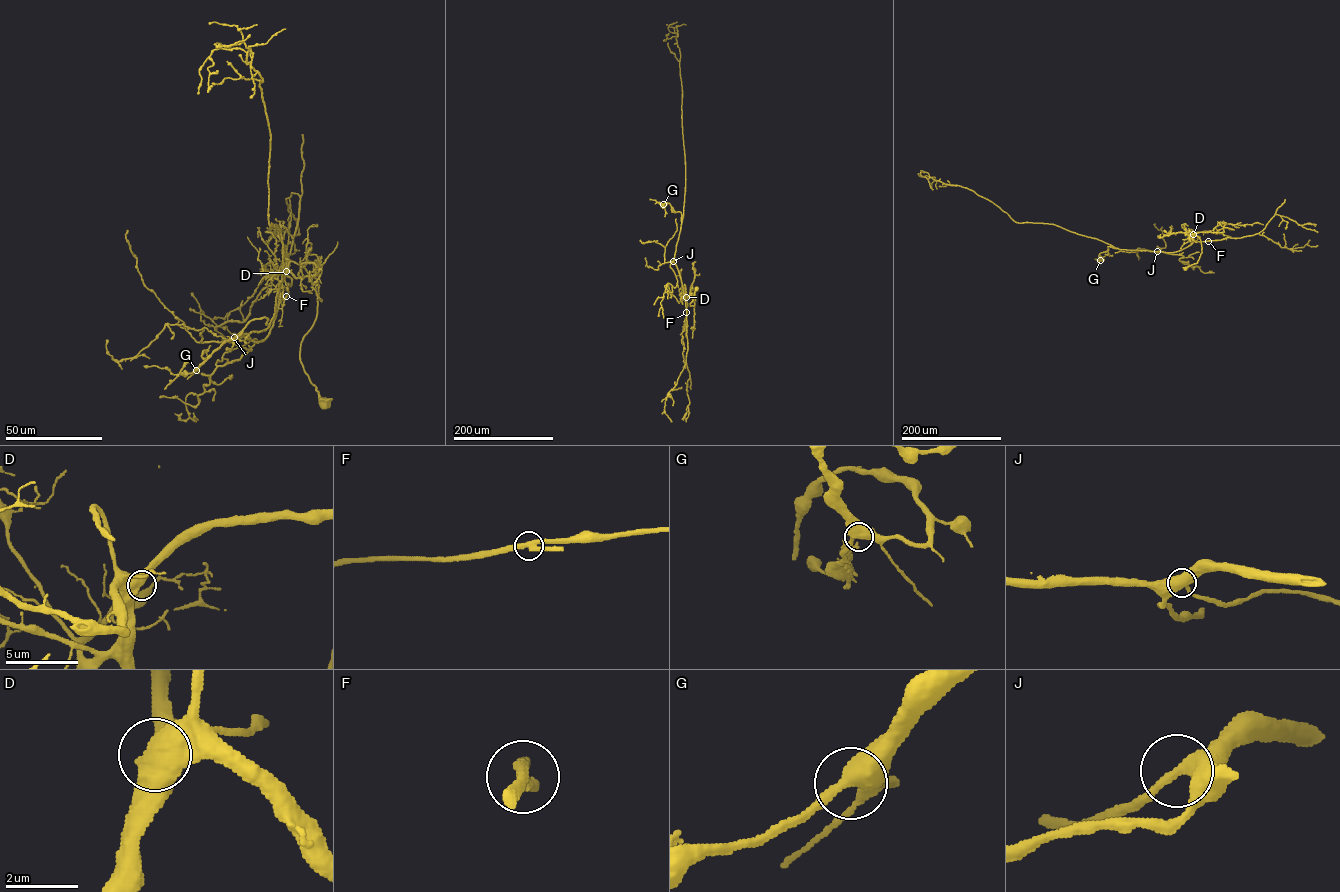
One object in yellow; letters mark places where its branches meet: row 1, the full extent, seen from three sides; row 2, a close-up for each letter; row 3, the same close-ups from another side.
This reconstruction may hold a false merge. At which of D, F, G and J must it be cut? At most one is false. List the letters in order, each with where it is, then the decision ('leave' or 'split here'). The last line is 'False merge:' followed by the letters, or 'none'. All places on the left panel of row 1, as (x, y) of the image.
D: at (286, 271); leave
F: at (286, 296); leave
G: at (196, 370); leave
J: at (234, 337); leave
False merge: none

